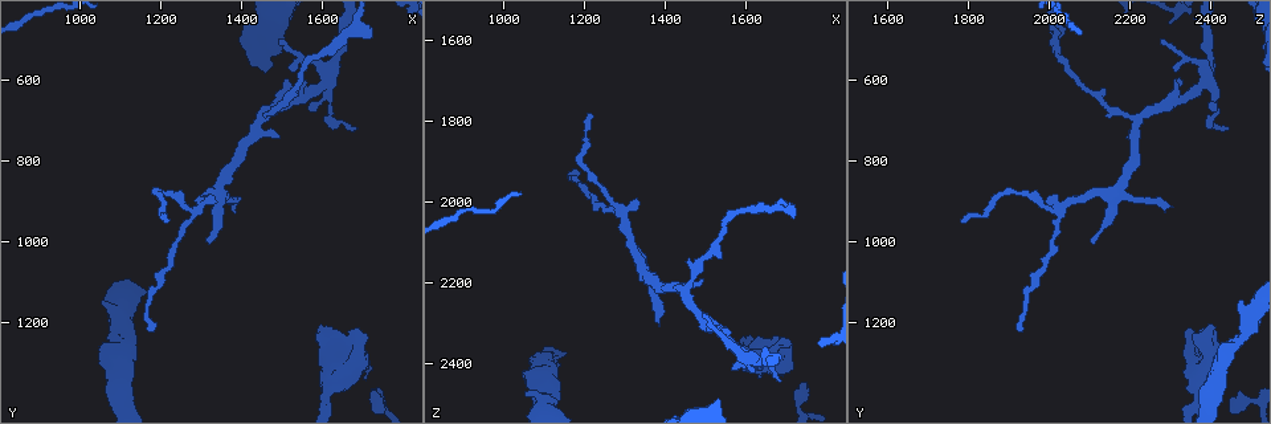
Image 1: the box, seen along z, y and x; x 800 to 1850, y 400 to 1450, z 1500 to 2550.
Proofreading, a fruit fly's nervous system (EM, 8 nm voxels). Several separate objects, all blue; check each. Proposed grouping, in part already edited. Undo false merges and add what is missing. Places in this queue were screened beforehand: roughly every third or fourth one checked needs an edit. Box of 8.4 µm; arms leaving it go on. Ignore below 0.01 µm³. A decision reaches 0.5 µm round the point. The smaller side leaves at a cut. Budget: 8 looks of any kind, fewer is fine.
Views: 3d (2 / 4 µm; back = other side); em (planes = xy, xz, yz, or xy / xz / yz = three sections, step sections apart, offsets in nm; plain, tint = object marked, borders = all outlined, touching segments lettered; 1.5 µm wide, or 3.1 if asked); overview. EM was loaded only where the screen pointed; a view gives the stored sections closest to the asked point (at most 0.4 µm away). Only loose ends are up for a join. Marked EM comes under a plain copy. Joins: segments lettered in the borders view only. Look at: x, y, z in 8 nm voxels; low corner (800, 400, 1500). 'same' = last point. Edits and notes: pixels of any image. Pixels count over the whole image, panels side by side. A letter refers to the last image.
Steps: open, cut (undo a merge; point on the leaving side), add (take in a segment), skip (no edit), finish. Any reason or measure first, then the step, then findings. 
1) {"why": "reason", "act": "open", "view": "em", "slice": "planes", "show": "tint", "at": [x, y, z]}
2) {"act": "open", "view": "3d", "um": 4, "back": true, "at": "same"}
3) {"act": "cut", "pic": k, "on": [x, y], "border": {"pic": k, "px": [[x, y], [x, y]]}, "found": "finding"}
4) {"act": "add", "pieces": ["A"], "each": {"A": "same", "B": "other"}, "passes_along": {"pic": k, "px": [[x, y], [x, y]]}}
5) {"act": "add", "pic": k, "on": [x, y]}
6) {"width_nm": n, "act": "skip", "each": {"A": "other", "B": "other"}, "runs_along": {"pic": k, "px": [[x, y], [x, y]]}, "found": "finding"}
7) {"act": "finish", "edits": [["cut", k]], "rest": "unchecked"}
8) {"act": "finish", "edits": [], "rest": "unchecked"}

{"why": "sharp bend", "act": "open", "view": "em", "slice": "yz", "step": 4, "show": "borders", "at": [1200, 875, 1915]}

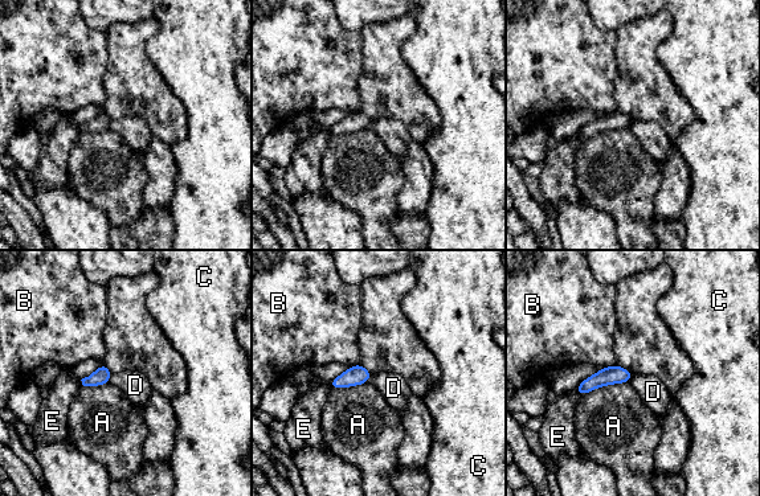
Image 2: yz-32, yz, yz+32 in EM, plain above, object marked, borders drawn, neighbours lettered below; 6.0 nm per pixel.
{"act": "skip", "each": {"A": "other", "B": "other", "C": "other", "D": "other", "E": "other"}, "border": {"pic": 2, "px": [[628, 381], [601, 385], [580, 397]]}, "found": "all the same neuron"}

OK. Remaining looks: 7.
{"why": "an open end", "act": "open", "view": "em", "slice": "yz", "step": 8, "show": "borders", "at": [1715, 1295, 2415]}

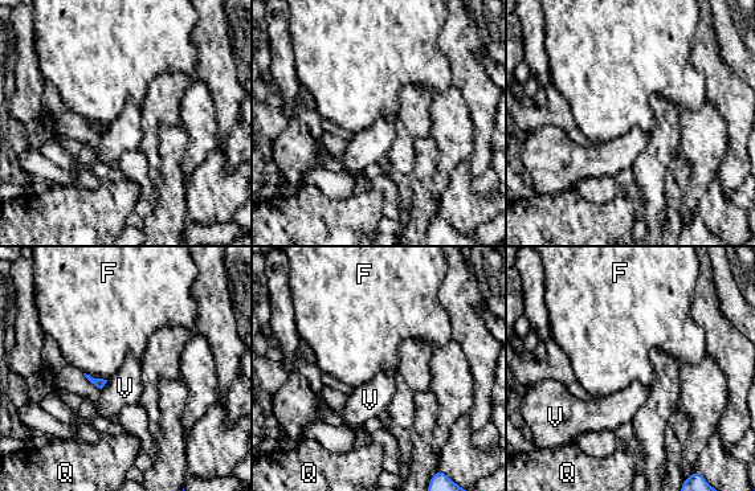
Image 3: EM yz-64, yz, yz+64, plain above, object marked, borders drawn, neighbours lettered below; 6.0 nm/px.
{"why": "cut it another way", "act": "open", "view": "em", "slice": "xz", "step": 8, "show": "borders", "at": "same"}

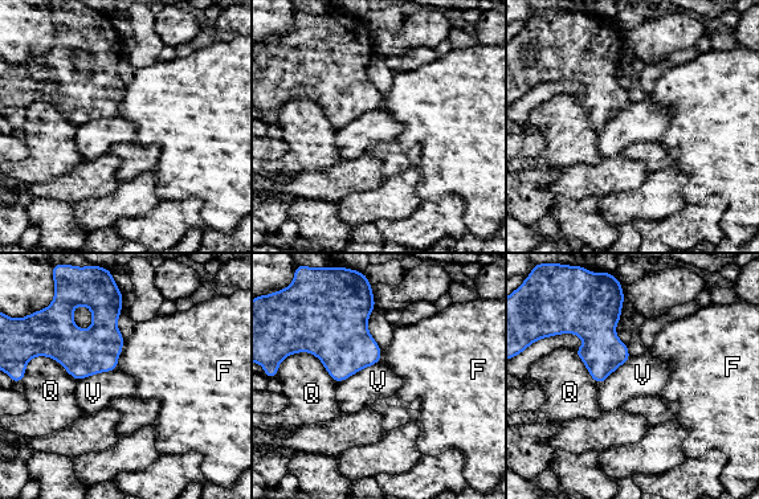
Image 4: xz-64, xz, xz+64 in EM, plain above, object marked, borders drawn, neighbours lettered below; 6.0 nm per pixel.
{"longest_contact_nm": ["Q", 340], "act": "skip", "each": {"F": "other", "Q": "other", "V": "other"}, "found": "no lettered segment goes on from it"}

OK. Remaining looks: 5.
{"why": "three-way junction", "act": "open", "view": "3d", "um": 4, "back": true, "at": [1455, 690, 2225]}

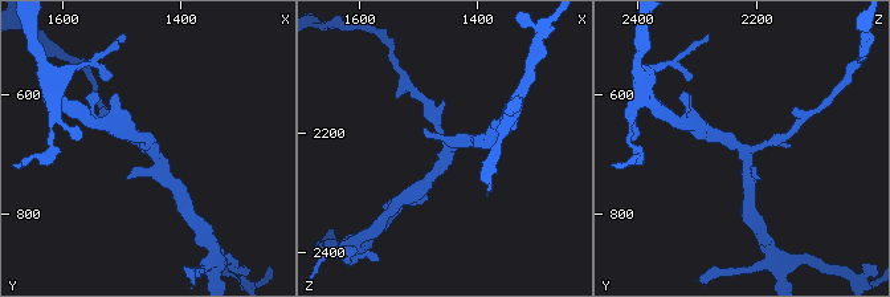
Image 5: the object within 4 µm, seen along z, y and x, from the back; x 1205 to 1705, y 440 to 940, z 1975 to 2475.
{"arms": 3, "act": "open", "view": "em", "slice": "yz", "step": 4, "show": "tint", "at": [1455, 690, 2220]}

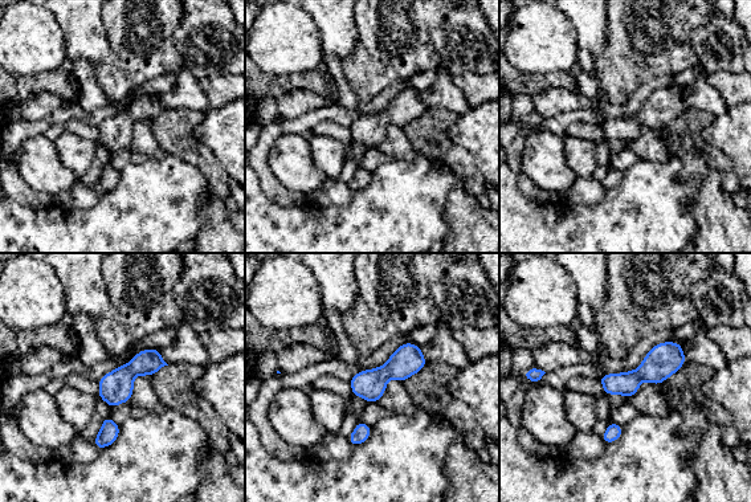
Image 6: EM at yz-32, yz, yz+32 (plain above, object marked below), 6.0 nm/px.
{"act": "open", "view": "em", "slice": "planes", "show": "borders", "at": "same"}

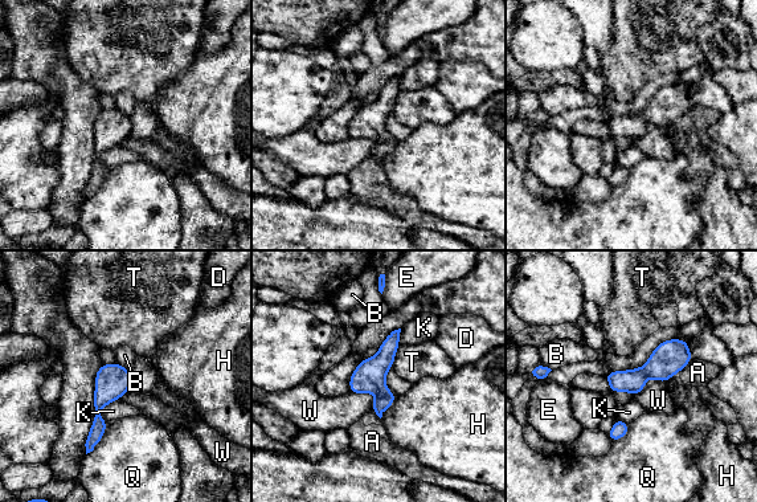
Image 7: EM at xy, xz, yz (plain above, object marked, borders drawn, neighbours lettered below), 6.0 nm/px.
{"act": "skip", "each": {"A": "other", "B": "other", "D": "other", "E": "other", "H": "other", "K": "other", "Q": "other", "T": "other", "W": "other"}, "border": {"pic": 7, "px": [[675, 338], [613, 371]]}, "found": "continuous, no second neuron"}

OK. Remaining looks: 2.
{"act": "finish", "edits": [], "rest": "unchecked"}

